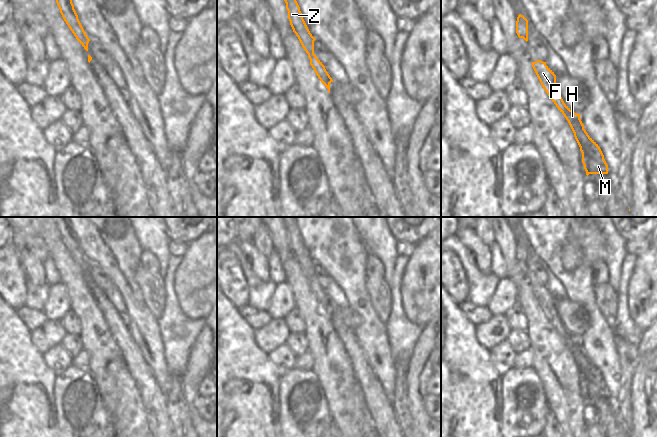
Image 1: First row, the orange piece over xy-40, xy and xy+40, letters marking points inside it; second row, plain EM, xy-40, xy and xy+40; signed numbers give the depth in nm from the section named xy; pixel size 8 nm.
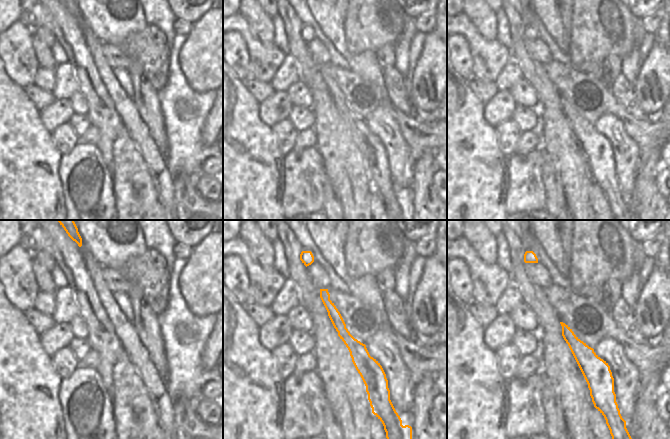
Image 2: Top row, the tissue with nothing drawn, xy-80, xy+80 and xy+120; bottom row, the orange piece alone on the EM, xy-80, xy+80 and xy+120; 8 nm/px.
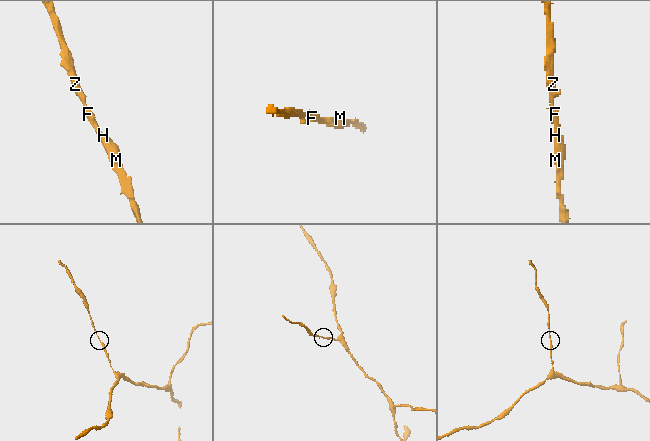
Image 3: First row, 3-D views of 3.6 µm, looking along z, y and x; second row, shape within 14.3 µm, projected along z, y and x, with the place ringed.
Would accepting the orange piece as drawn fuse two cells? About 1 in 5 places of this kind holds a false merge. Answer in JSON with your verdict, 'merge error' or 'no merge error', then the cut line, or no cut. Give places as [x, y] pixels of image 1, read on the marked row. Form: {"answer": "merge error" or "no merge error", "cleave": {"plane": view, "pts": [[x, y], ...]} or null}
{"answer": "no merge error", "cleave": null}

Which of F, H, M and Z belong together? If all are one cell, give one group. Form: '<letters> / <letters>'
F H M Z

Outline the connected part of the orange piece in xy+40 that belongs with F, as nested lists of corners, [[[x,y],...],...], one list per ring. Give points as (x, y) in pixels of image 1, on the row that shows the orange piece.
[[[537,60],[532,67],[548,96],[558,110],[568,121],[574,137],[582,153],[582,163],[589,174],[608,174],[608,165],[598,144],[588,135],[580,119],[580,114],[573,112],[563,101],[556,85],[556,75],[546,65],[546,62]]]

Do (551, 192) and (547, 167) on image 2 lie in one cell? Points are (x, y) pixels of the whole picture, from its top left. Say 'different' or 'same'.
same

